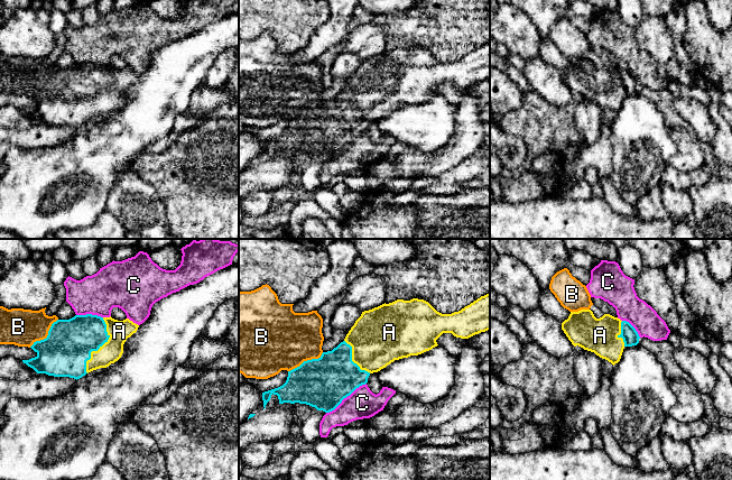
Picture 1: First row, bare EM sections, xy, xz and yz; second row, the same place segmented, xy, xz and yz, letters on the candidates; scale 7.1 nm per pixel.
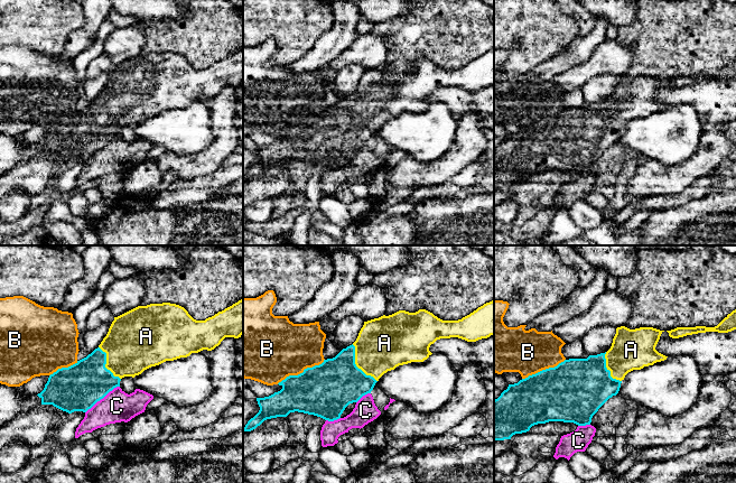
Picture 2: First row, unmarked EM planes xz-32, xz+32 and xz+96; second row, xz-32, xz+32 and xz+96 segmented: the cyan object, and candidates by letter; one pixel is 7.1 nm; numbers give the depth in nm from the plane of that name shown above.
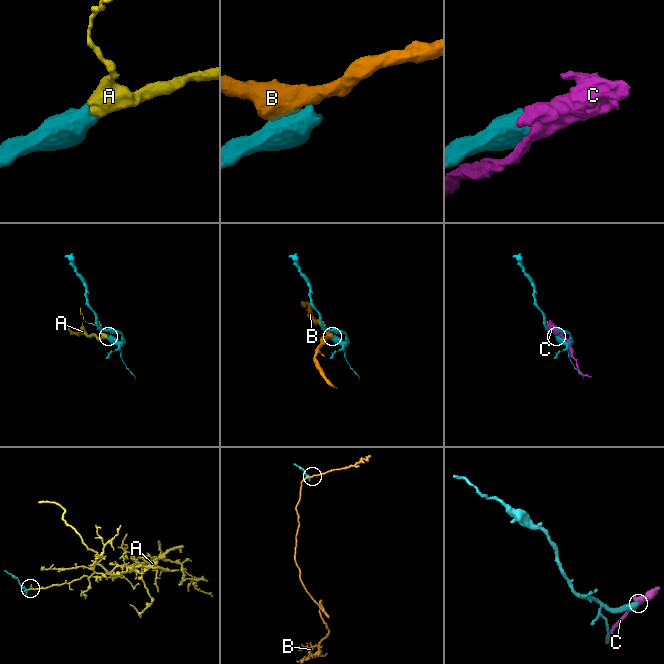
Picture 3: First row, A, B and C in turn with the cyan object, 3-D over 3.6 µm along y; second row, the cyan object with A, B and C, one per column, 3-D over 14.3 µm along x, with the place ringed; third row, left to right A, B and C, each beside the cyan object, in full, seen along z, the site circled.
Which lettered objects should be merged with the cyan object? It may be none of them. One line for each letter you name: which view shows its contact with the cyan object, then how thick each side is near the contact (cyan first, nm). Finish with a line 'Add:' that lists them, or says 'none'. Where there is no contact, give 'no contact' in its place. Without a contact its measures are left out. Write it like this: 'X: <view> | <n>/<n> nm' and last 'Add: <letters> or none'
A: xy | 340/160 nm
Add: A

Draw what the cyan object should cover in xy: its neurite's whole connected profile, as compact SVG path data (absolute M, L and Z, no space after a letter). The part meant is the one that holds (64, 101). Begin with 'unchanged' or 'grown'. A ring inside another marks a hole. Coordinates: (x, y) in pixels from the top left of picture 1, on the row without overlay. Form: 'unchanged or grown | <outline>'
grown | M92 63L57 68L47 86L30 95L37 104L22 111L37 122L77 129L118 110L124 91L138 76L129 67L118 70Z

